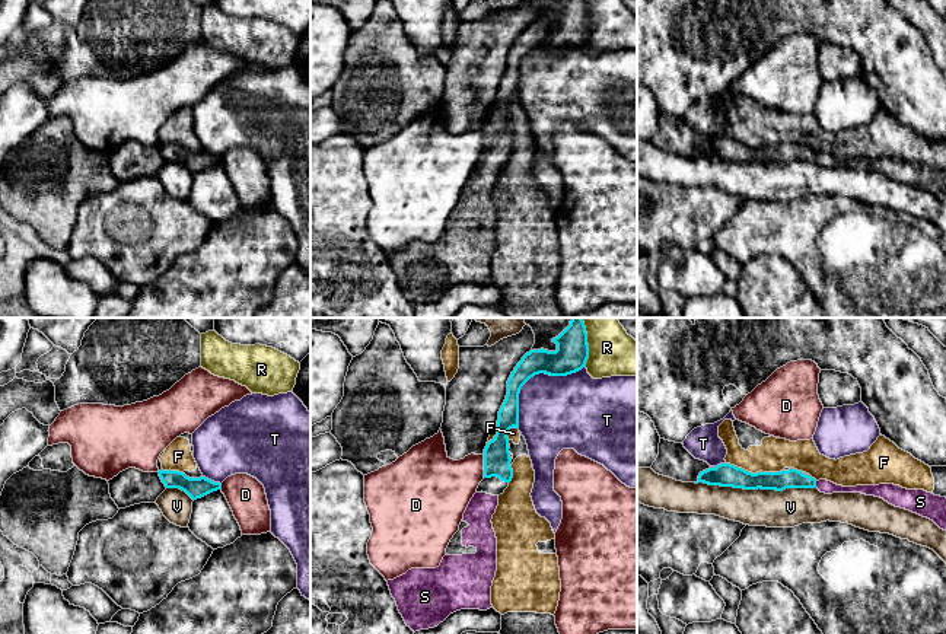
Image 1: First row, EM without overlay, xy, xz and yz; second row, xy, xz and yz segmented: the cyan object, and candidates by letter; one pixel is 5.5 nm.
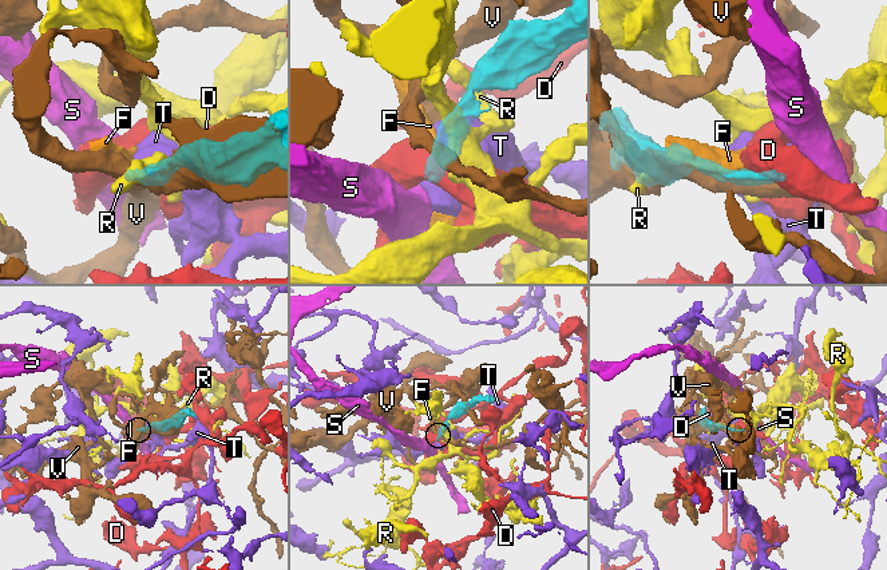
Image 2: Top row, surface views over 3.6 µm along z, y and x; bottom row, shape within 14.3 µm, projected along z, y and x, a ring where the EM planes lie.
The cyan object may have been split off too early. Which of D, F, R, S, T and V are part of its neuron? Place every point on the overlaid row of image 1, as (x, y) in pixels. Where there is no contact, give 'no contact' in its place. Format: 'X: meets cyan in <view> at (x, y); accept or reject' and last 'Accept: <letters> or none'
D: meets cyan in xz at (484, 467); reject
F: meets cyan in yz at (741, 468); reject
R: meets cyan in xz at (586, 343); reject
S: meets cyan in yz at (815, 484); accept
T: meets cyan in xz at (532, 376); reject
V: meets cyan in yz at (755, 488); reject
Accept: S

